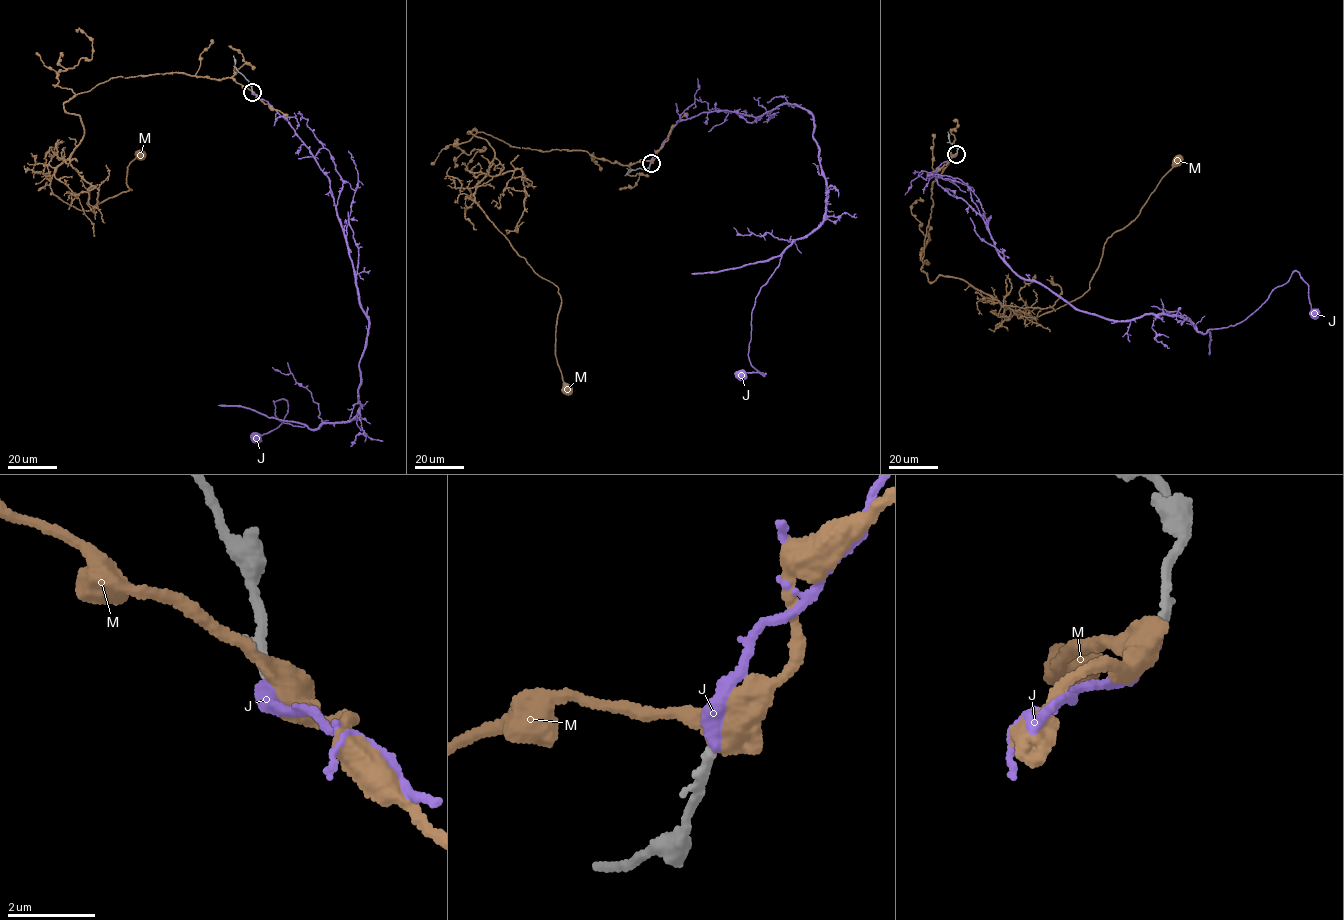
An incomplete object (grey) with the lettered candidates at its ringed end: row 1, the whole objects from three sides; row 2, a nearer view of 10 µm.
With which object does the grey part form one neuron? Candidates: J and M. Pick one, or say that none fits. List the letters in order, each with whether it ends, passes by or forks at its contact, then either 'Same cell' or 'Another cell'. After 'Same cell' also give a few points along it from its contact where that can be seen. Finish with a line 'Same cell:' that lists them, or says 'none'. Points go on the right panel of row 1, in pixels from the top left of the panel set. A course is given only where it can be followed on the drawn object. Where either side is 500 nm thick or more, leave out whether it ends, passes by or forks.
J: It ends there. Same cell. Its course: (956, 154), (938, 185), (1077, 309), (1202, 333), (1294, 271), (1315, 313)
M: It passes by. Another cell
Same cell: J

